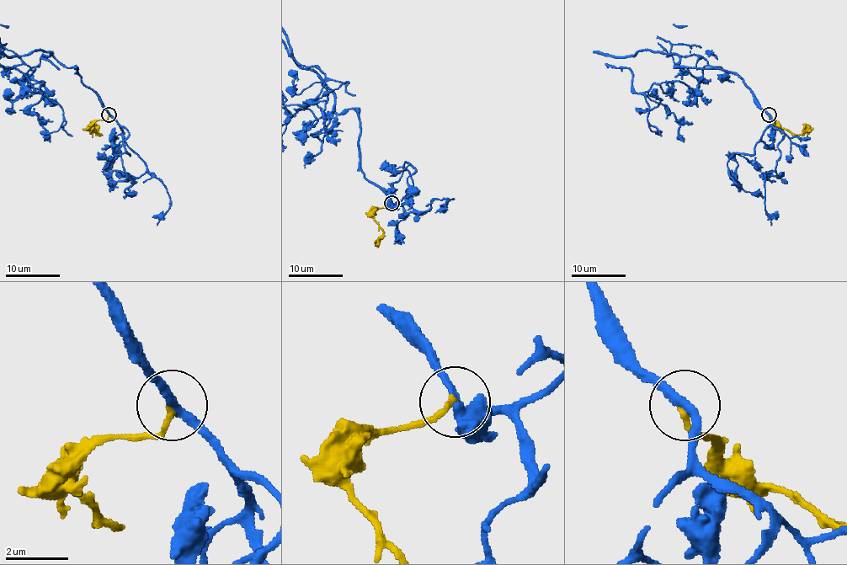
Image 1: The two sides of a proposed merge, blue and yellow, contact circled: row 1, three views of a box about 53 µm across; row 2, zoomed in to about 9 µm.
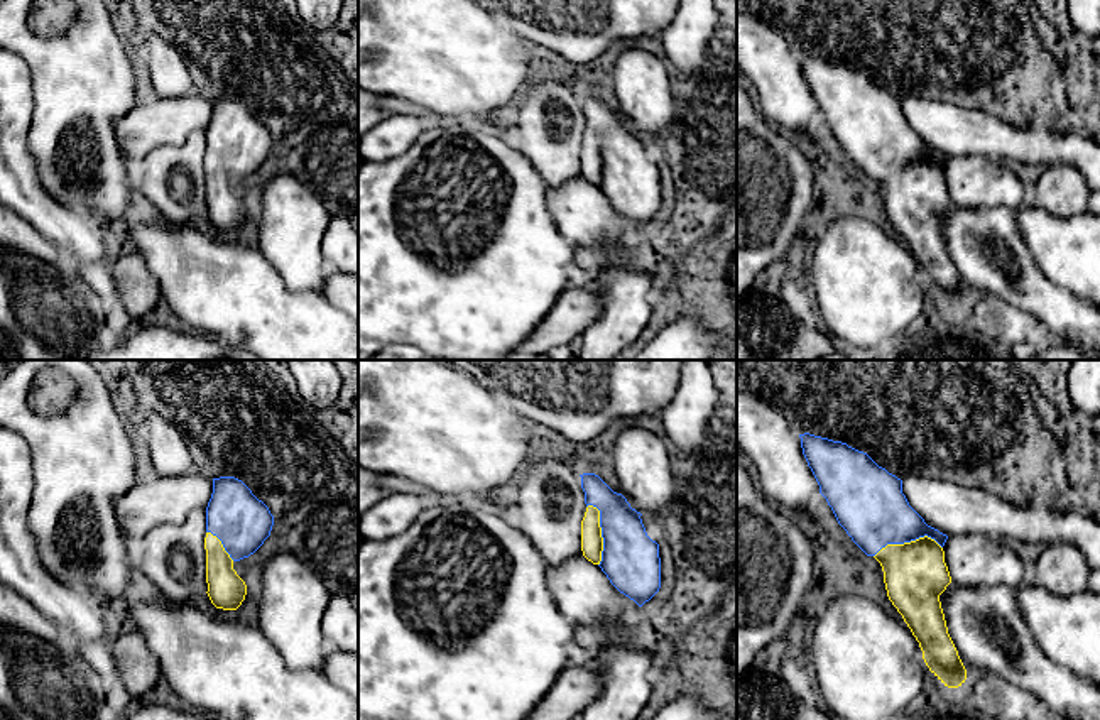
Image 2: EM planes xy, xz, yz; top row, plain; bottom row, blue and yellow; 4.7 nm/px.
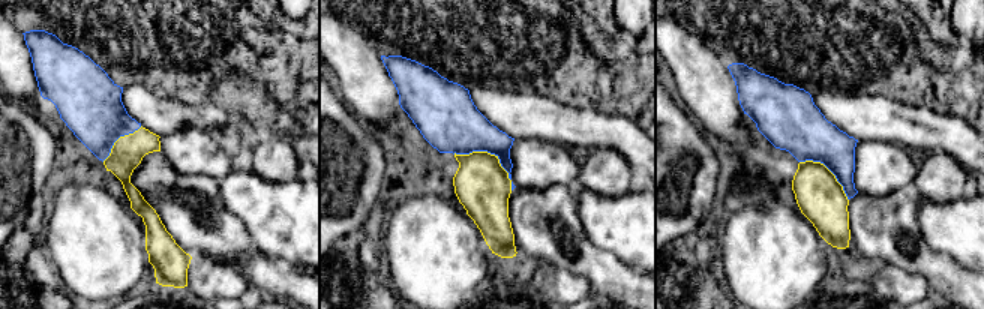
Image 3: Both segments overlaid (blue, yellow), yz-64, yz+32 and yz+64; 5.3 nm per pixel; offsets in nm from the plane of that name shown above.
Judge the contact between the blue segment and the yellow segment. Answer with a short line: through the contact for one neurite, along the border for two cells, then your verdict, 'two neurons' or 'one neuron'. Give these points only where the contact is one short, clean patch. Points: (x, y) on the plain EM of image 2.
one neuron

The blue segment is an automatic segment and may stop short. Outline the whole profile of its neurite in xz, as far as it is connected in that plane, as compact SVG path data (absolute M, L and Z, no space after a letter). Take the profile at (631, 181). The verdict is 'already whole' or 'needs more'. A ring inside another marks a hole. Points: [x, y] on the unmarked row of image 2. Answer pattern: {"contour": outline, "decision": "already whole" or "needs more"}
{"contour": "M583 95L586 134L581 142L583 177L598 186L610 205L639 228L649 223L661 210L659 166L652 162L640 140L622 115L613 113L598 96Z", "decision": "needs more"}

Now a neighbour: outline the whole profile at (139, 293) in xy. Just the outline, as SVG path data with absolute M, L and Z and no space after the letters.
M117 245L108 265L117 284L120 304L130 314L133 325L144 323L162 299L157 279L137 252L122 245Z

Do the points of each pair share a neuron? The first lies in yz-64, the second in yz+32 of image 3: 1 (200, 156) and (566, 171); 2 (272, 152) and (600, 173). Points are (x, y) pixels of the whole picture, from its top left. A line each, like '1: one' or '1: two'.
1: one
2: one

